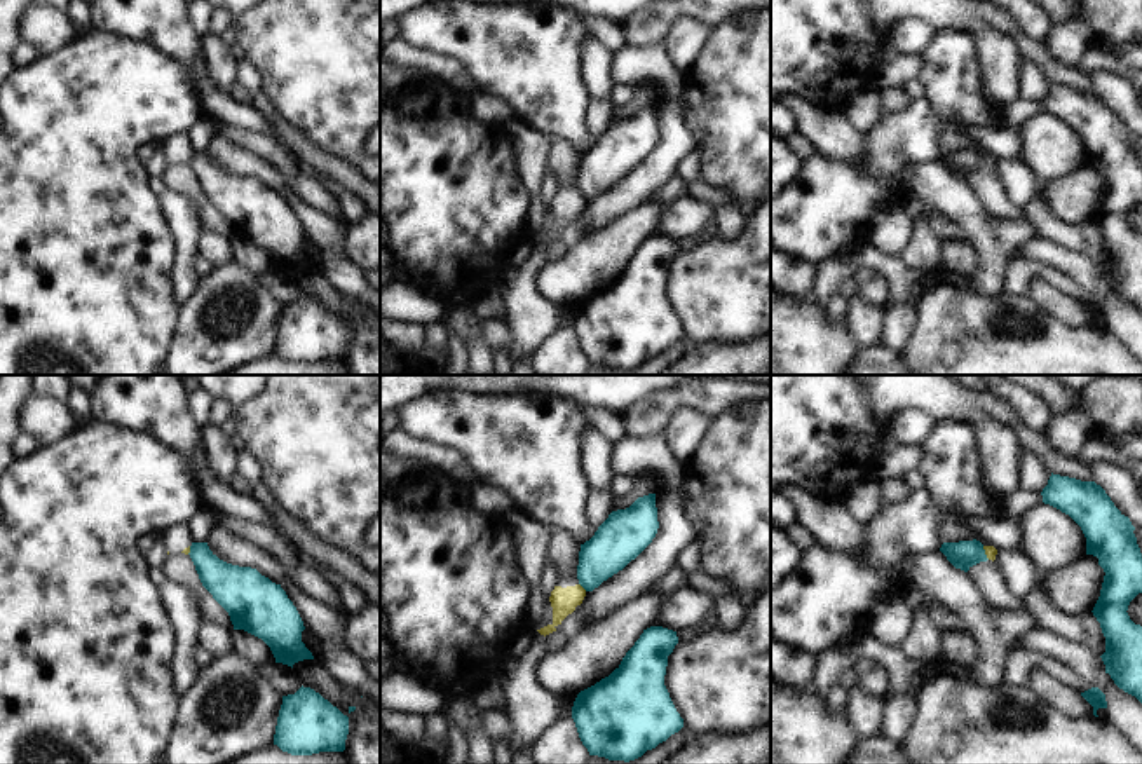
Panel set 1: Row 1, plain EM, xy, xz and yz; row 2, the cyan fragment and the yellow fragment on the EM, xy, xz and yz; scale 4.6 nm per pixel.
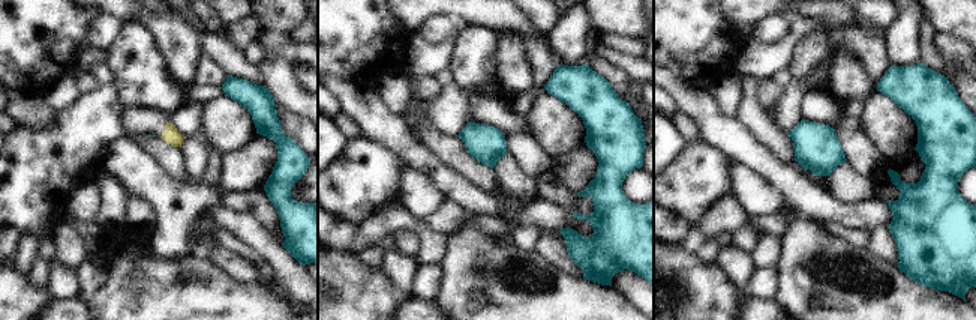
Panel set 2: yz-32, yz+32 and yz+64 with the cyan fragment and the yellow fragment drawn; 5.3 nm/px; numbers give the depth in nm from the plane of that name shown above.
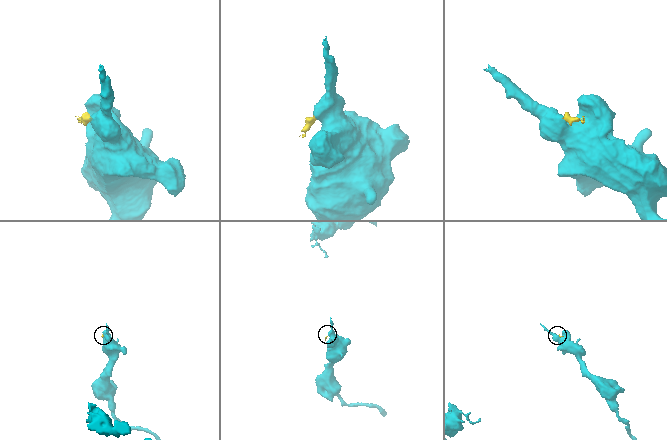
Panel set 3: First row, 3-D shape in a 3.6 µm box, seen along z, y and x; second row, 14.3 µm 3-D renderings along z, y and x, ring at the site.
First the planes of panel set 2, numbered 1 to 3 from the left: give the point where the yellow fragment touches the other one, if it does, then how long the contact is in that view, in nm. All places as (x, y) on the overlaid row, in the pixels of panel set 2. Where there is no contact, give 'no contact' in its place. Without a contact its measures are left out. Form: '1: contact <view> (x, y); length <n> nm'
1: no contact
2: no contact
3: no contact

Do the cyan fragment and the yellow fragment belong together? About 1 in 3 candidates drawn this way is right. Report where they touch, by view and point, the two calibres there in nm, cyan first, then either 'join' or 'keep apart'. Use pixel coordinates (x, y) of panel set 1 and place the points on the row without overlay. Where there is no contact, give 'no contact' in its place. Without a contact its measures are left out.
xz (583, 196) | 220/130 nm | keep apart

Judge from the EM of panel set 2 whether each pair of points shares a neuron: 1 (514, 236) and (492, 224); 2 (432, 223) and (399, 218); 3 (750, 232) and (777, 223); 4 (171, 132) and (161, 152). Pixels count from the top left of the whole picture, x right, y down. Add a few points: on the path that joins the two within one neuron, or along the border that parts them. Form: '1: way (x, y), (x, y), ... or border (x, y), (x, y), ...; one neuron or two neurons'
1: way (508, 233), (498, 229); one neuron
2: border (422, 221), (425, 224); two neurons
3: way (756, 227), (771, 226); one neuron
4: border (156, 135), (179, 147); two neurons

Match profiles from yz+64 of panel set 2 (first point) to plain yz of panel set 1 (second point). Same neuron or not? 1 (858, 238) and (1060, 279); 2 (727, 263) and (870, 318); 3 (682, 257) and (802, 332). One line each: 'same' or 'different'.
1: same
2: same
3: same

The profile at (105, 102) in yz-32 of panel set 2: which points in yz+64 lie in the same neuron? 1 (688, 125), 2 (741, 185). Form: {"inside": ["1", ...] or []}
{"inside": []}

